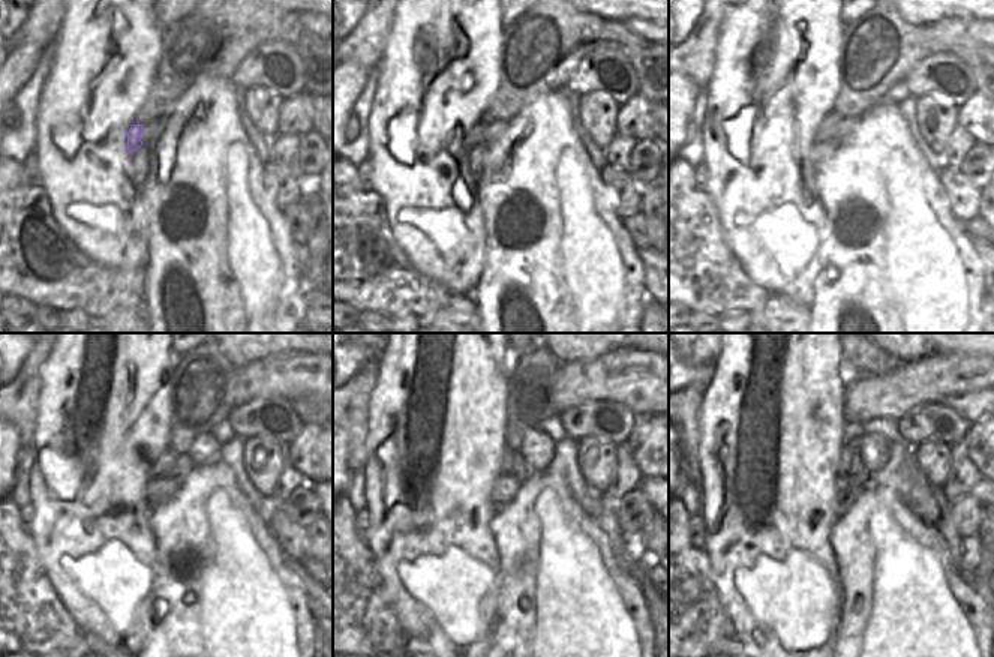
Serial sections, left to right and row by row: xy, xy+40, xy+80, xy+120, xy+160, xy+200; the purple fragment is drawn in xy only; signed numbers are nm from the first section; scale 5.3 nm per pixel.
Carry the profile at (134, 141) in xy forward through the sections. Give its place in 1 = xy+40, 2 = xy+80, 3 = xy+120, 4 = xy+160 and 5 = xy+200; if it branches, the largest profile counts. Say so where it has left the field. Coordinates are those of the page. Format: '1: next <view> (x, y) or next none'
1: next xy+40 (477, 135)
2: next xy+80 (828, 129)
3: next xy+120 (167, 461)
4: next xy+160 (507, 461)
5: next xy+200 (846, 453)

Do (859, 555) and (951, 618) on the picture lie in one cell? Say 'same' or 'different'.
same

